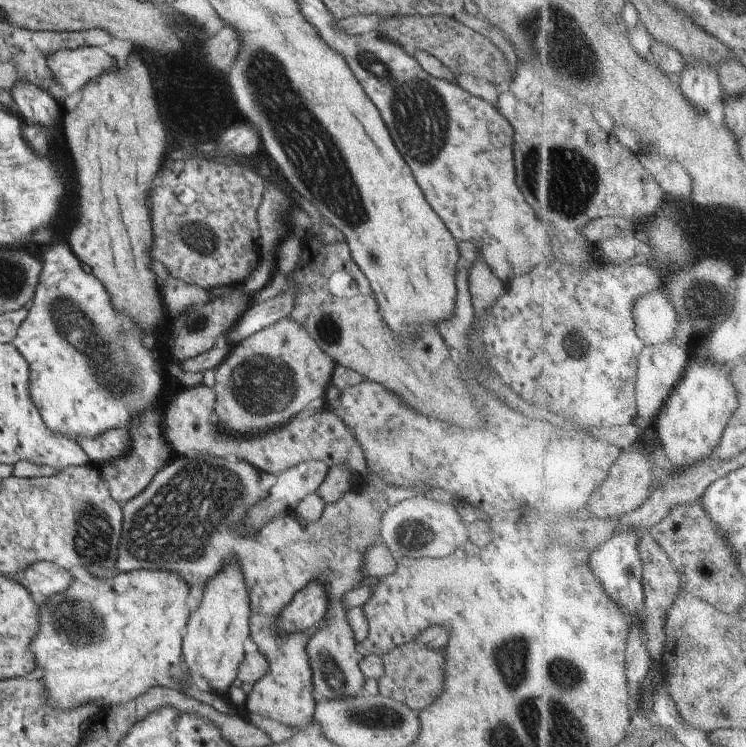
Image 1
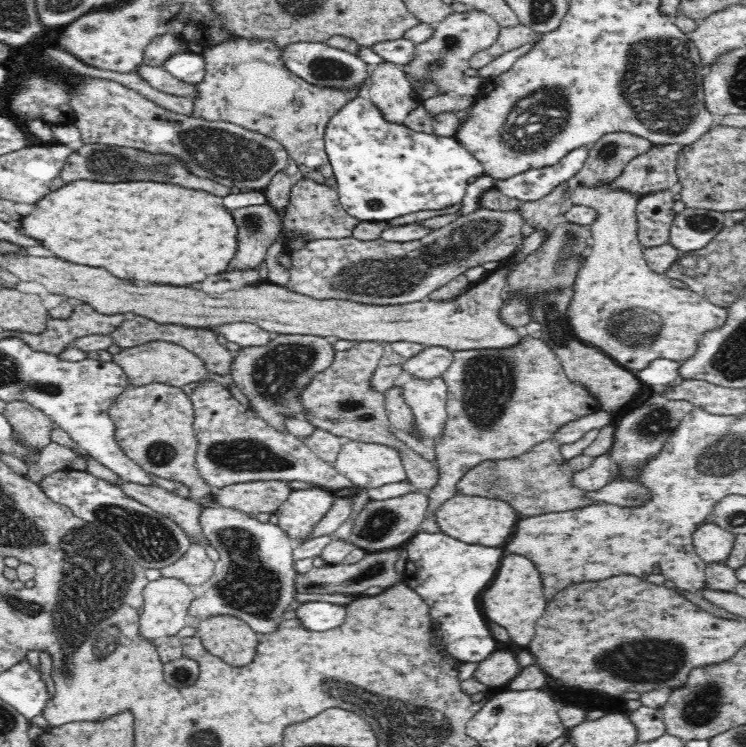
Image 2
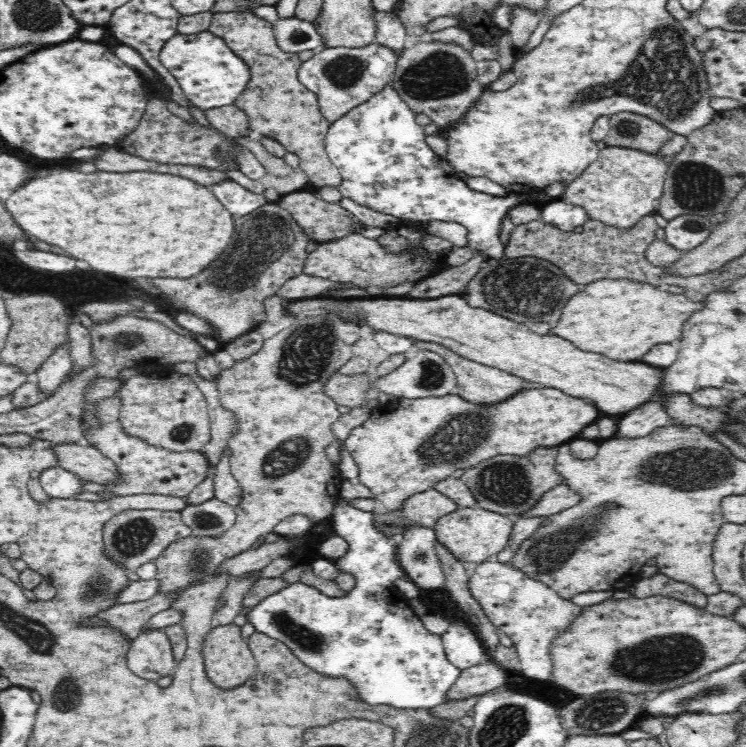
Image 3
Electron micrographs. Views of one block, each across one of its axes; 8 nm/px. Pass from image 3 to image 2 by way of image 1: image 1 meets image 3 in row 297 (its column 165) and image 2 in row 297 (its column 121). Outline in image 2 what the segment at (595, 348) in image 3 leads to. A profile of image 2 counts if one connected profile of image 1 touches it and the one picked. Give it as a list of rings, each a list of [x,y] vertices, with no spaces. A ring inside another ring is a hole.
[[[571,181],[568,186],[568,194],[566,198],[568,200],[567,206],[572,204],[574,205],[584,205],[589,206],[590,208],[596,209],[598,211],[598,216],[596,220],[591,224],[591,233],[592,233],[592,243],[590,246],[590,254],[588,258],[585,259],[583,266],[578,270],[576,274],[576,280],[573,284],[574,294],[571,298],[569,305],[567,306],[566,315],[568,324],[572,325],[572,332],[575,336],[583,343],[593,346],[596,349],[599,349],[611,359],[617,362],[620,366],[623,366],[626,370],[630,372],[635,372],[642,370],[648,366],[649,362],[656,360],[656,358],[668,358],[676,362],[681,363],[684,360],[692,357],[692,354],[696,354],[698,350],[698,342],[702,340],[702,337],[710,330],[716,330],[720,326],[724,326],[724,322],[728,320],[728,309],[724,307],[716,306],[714,303],[711,303],[705,299],[702,295],[692,291],[692,289],[681,289],[671,286],[667,281],[667,277],[664,274],[656,274],[645,262],[643,258],[643,249],[637,235],[637,220],[636,220],[636,203],[640,198],[638,194],[630,194],[629,192],[624,192],[623,190],[618,190],[617,188],[611,188],[609,183],[600,184],[600,186],[592,186],[588,188],[587,186],[582,186],[578,184],[577,181]]]

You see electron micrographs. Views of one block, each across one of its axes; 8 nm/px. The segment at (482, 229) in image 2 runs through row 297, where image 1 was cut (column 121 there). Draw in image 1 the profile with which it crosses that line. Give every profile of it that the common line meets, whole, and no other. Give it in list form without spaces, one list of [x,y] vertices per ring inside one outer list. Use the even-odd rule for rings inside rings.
[[[60,242],[56,246],[48,246],[48,248],[44,248],[39,253],[41,253],[43,260],[40,282],[38,283],[34,300],[28,306],[28,316],[20,324],[14,342],[11,342],[30,366],[30,398],[32,398],[34,406],[38,408],[38,412],[40,412],[46,428],[52,434],[64,434],[70,440],[78,441],[80,438],[98,438],[98,436],[102,436],[104,432],[108,432],[112,428],[118,429],[130,426],[130,422],[134,418],[138,418],[140,414],[144,414],[148,408],[154,408],[156,402],[160,399],[162,390],[165,389],[165,385],[167,384],[164,377],[163,365],[158,362],[158,358],[150,352],[147,343],[142,340],[142,332],[136,328],[136,324],[132,322],[132,318],[126,312],[118,312],[114,308],[112,298],[106,292],[104,284],[96,276],[92,276],[92,273],[85,272],[82,269],[82,263],[76,258],[75,254],[70,252],[70,248],[64,242]]]

